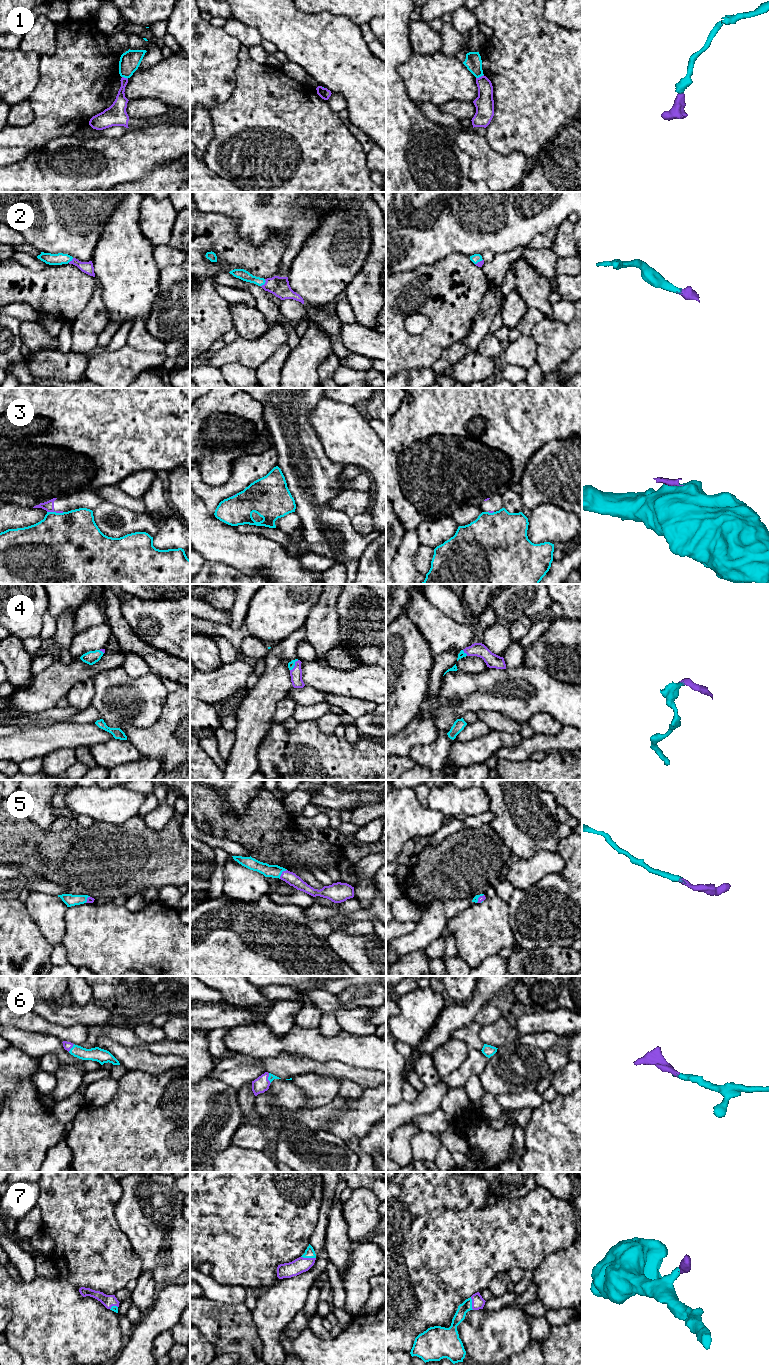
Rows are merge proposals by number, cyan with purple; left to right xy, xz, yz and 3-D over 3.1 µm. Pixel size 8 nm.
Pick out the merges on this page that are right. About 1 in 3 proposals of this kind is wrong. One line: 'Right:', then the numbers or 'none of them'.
Right: 2, 3, 4, 5, 6, 7

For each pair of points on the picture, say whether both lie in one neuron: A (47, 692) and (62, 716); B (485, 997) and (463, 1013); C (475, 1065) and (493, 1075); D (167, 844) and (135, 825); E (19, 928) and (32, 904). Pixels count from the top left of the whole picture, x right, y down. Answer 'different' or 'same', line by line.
A: different
B: same
C: different
D: same
E: different

